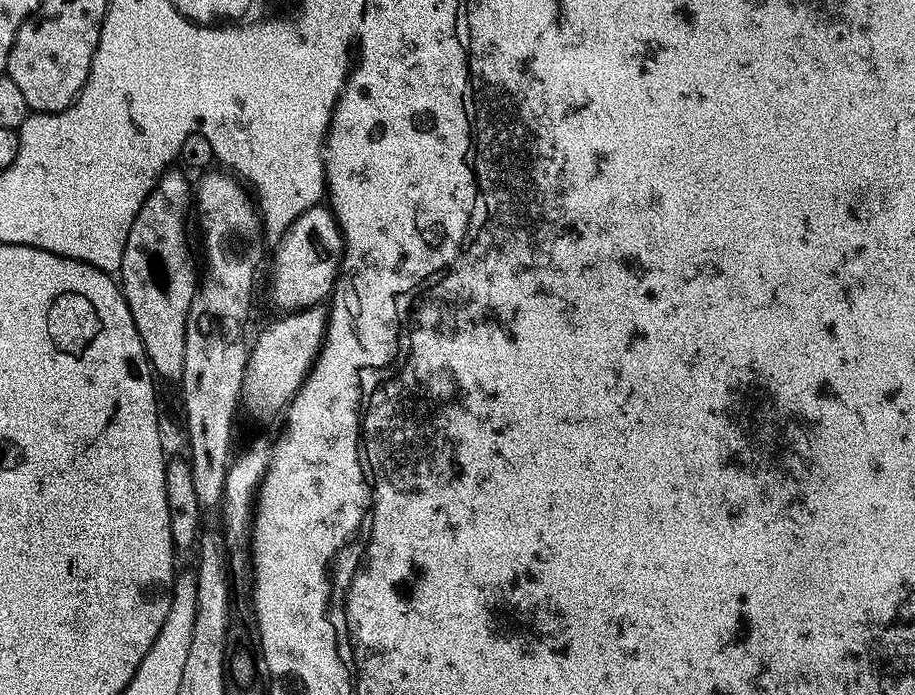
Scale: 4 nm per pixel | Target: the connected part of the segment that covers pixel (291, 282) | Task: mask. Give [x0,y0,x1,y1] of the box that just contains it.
[272,207,344,314]

